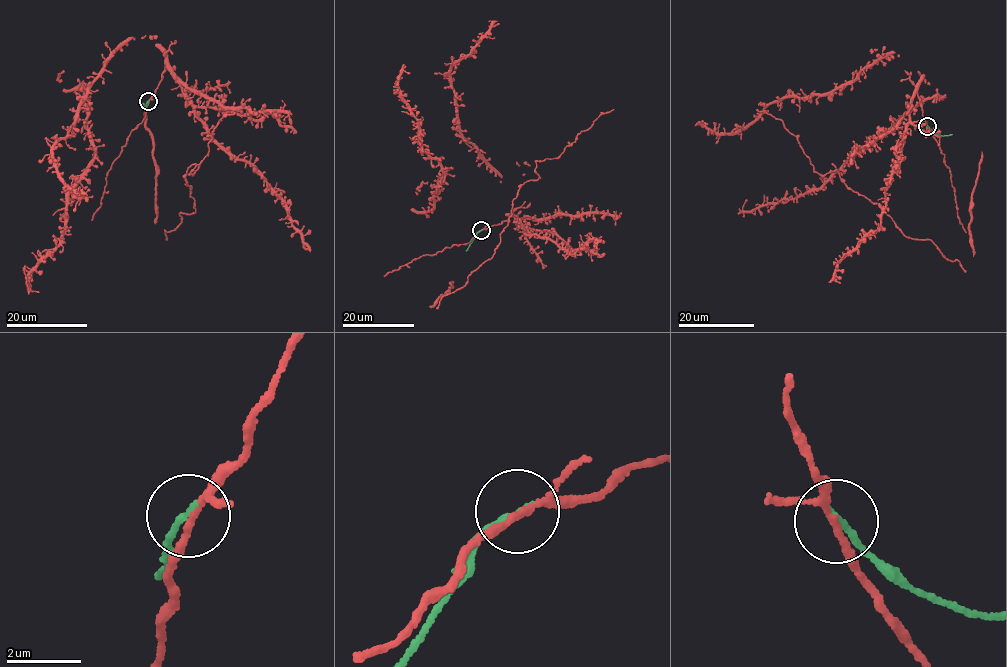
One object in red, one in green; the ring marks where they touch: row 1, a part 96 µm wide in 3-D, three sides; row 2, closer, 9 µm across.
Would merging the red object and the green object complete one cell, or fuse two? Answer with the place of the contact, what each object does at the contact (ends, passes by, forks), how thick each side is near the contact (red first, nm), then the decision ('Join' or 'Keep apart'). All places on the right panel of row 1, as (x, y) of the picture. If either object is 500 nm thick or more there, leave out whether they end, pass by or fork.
Place: (927, 126). At the ring red forks. At the ring green ends. Thickness 130 nm (red) against 180 nm. Keep apart

